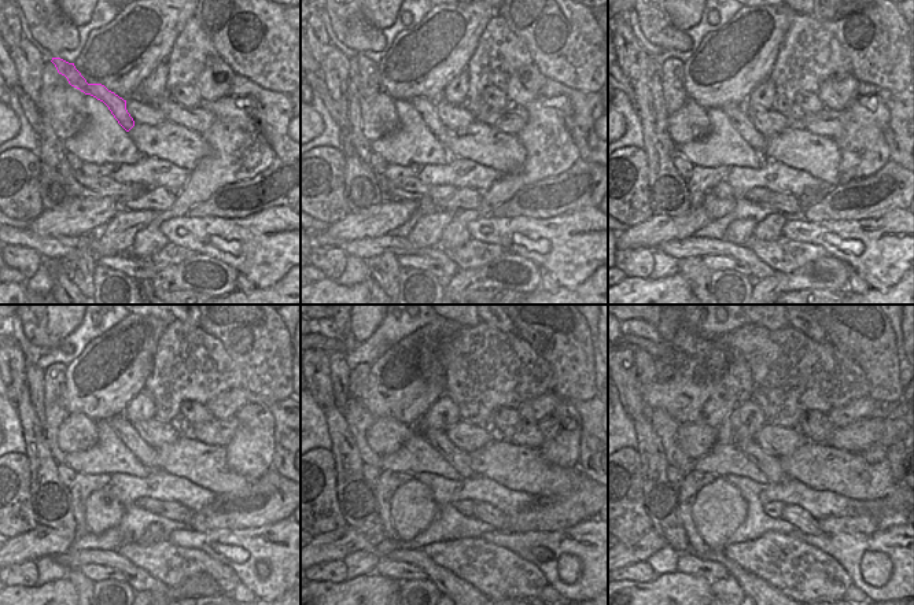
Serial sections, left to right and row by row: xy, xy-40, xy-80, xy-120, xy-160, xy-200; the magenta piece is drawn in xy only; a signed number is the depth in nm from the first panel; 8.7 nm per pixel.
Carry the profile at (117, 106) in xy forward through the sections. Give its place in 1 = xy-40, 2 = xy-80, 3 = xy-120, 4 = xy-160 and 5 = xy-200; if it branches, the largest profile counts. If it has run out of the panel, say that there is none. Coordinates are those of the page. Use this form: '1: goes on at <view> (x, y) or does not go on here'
1: goes on at xy-40 (424, 107)
2: goes on at xy-80 (736, 114)
3: goes on at xy-120 (124, 428)
4: goes on at xy-160 (454, 456)
5: goes on at xy-200 (769, 464)

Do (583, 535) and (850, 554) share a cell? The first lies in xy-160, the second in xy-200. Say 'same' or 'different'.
same

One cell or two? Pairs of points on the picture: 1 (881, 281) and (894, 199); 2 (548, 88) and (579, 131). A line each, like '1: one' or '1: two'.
1: two
2: one

